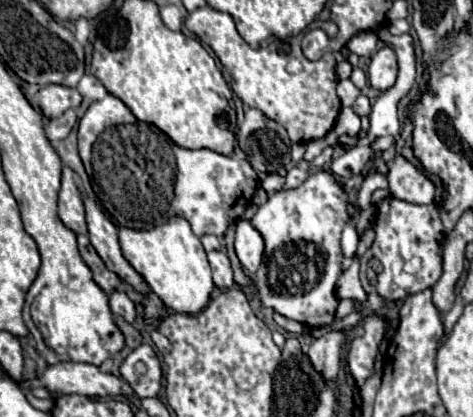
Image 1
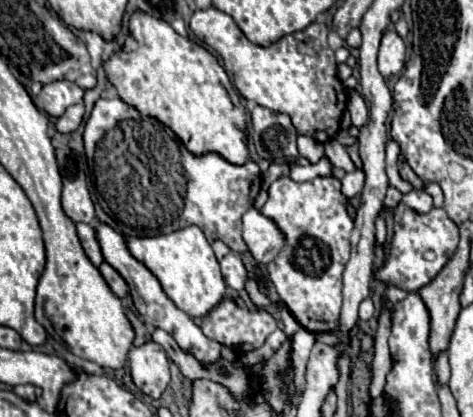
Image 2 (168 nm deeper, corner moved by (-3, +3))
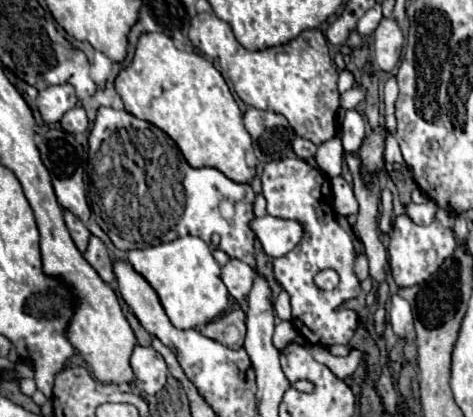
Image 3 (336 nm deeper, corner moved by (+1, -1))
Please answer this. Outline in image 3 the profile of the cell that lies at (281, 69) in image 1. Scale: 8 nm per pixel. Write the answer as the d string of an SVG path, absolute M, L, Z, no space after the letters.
M196 14L188 38L202 54L220 66L220 72L232 82L244 104L282 114L298 136L312 140L316 146L336 134L336 110L340 108L336 90L338 70L332 66L326 38L320 30L304 30L284 46L250 52L238 44L230 24L216 14Z

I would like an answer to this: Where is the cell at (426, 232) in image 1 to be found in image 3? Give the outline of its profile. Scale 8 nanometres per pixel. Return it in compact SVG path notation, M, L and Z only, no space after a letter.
M406 214L398 216L394 220L394 232L388 246L388 260L390 260L390 268L396 284L400 288L406 288L406 286L424 282L442 266L442 262L446 260L446 256L454 252L454 248L456 248L456 242L452 232L444 228L438 220L434 220L430 226L418 226Z

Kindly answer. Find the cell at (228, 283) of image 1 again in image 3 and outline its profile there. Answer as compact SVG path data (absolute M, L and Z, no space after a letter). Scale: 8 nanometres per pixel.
M232 258L232 260L222 268L222 282L226 284L228 292L230 292L236 300L242 300L242 298L248 296L248 292L250 292L250 288L252 288L254 276L256 276L254 270L252 270L248 264L244 264L244 262L236 260L236 258Z

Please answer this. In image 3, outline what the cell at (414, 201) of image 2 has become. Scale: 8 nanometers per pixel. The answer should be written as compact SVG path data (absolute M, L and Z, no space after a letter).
M428 200L424 204L414 204L412 202L412 204L406 206L406 214L410 216L410 220L416 222L416 224L420 224L420 226L432 224L432 220L436 218L436 210L438 210L438 206L432 200Z

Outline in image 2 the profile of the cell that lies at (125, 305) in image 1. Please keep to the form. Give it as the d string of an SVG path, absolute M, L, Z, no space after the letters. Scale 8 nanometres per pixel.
M104 262L104 264L100 266L100 274L104 276L104 280L106 280L106 284L110 286L110 290L112 290L114 296L124 298L124 296L128 294L128 284L124 282L124 278L122 278L110 264Z

